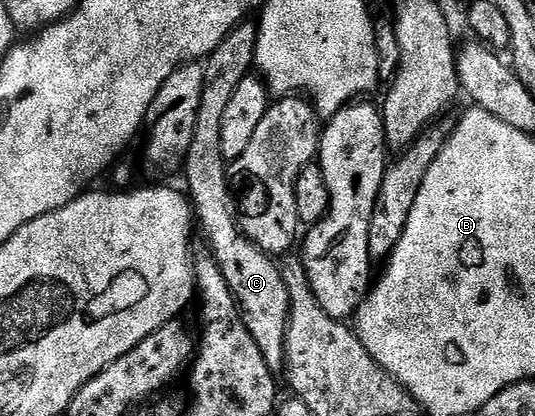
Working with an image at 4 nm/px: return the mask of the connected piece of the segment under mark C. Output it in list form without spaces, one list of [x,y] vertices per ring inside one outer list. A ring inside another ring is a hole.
[[[245,19],[218,43],[218,47],[203,62],[204,82],[198,103],[198,123],[194,123],[194,139],[182,162],[182,170],[188,176],[187,196],[190,198],[198,225],[208,236],[210,255],[218,263],[230,291],[240,307],[240,319],[246,331],[258,343],[262,359],[266,359],[269,369],[276,371],[284,365],[286,355],[286,331],[290,315],[290,291],[286,279],[282,279],[282,268],[276,265],[269,254],[264,253],[240,229],[234,212],[234,189],[228,186],[230,173],[226,168],[224,155],[224,135],[226,117],[224,112],[233,108],[240,92],[240,84],[253,72],[256,63],[256,44],[261,30]]]

